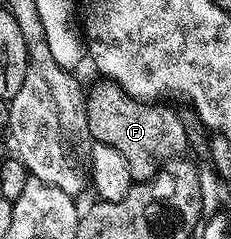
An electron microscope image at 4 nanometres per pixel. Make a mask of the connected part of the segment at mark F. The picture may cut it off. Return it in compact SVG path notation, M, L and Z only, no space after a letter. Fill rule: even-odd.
M99 80L95 87L86 91L87 115L89 128L86 133L93 136L95 142L109 144L109 148L117 148L121 156L125 156L125 164L129 164L132 179L146 180L153 178L157 171L172 158L180 157L188 149L187 130L183 127L183 119L174 114L159 100L144 100L128 94L115 82Z

